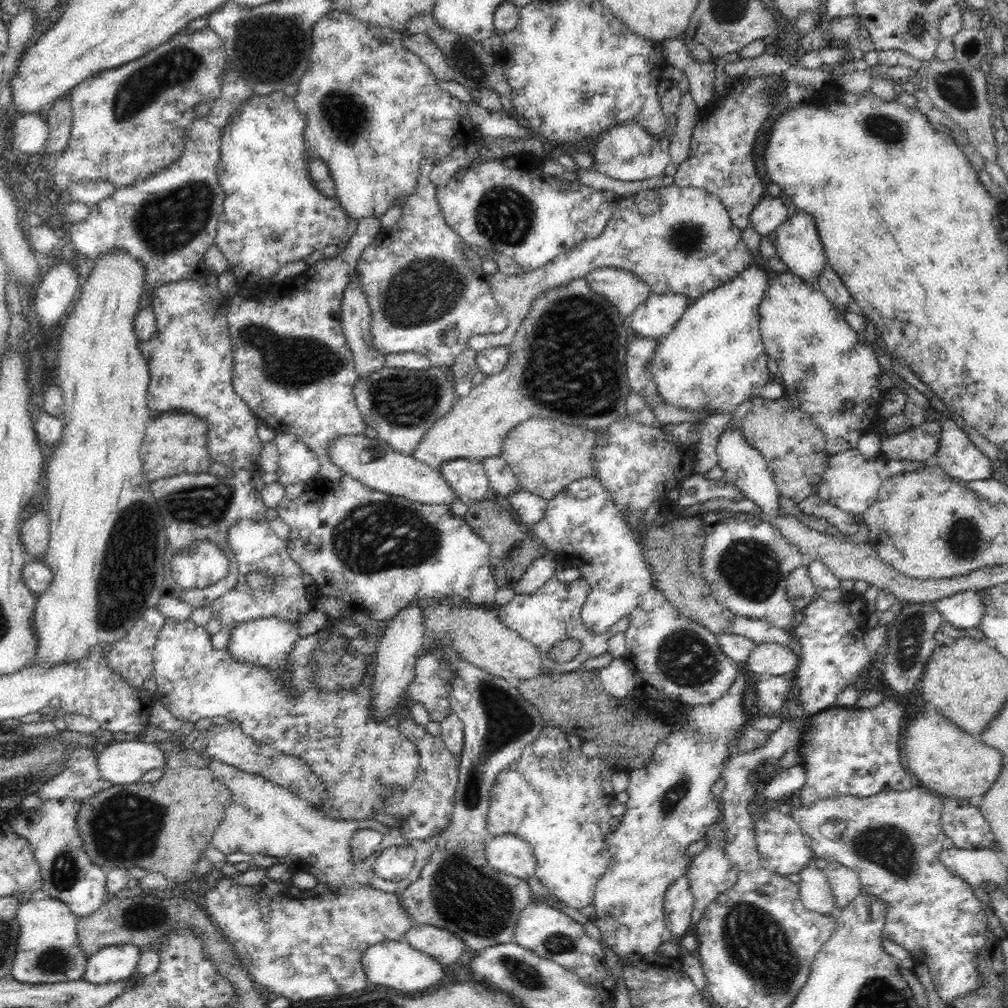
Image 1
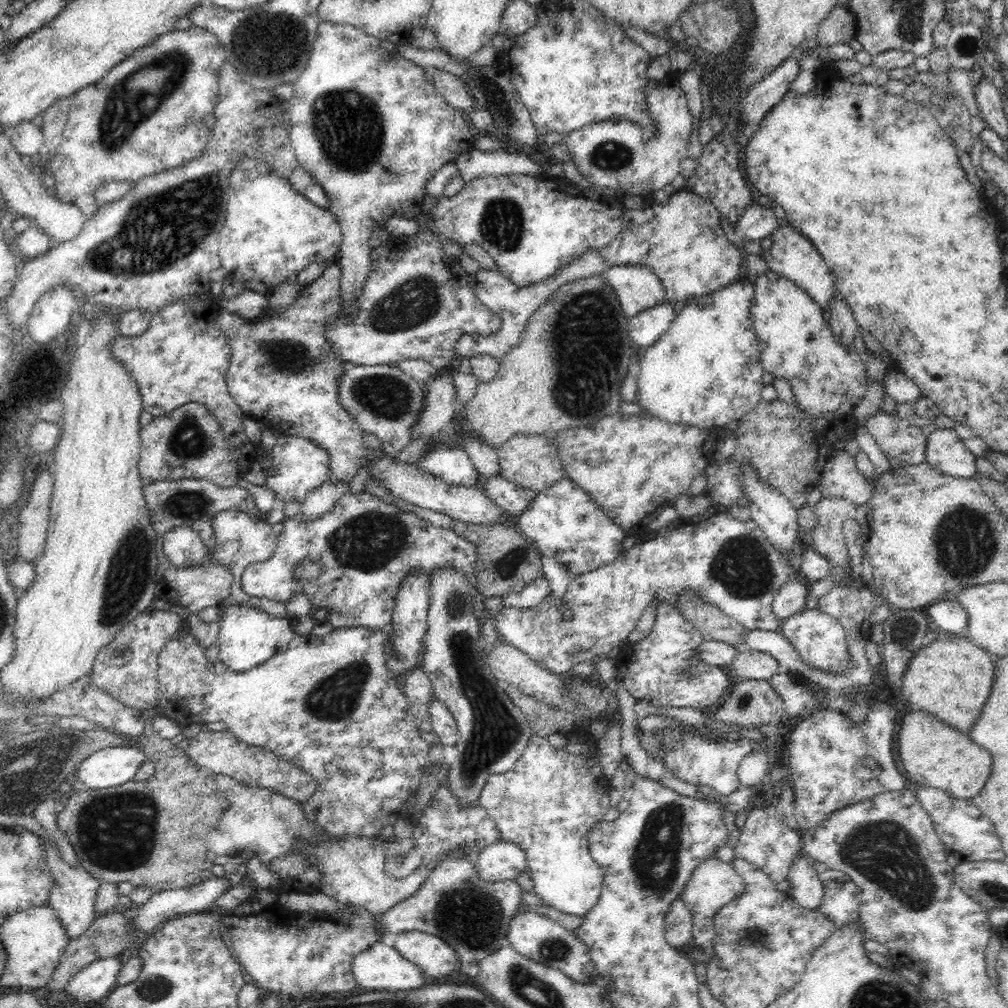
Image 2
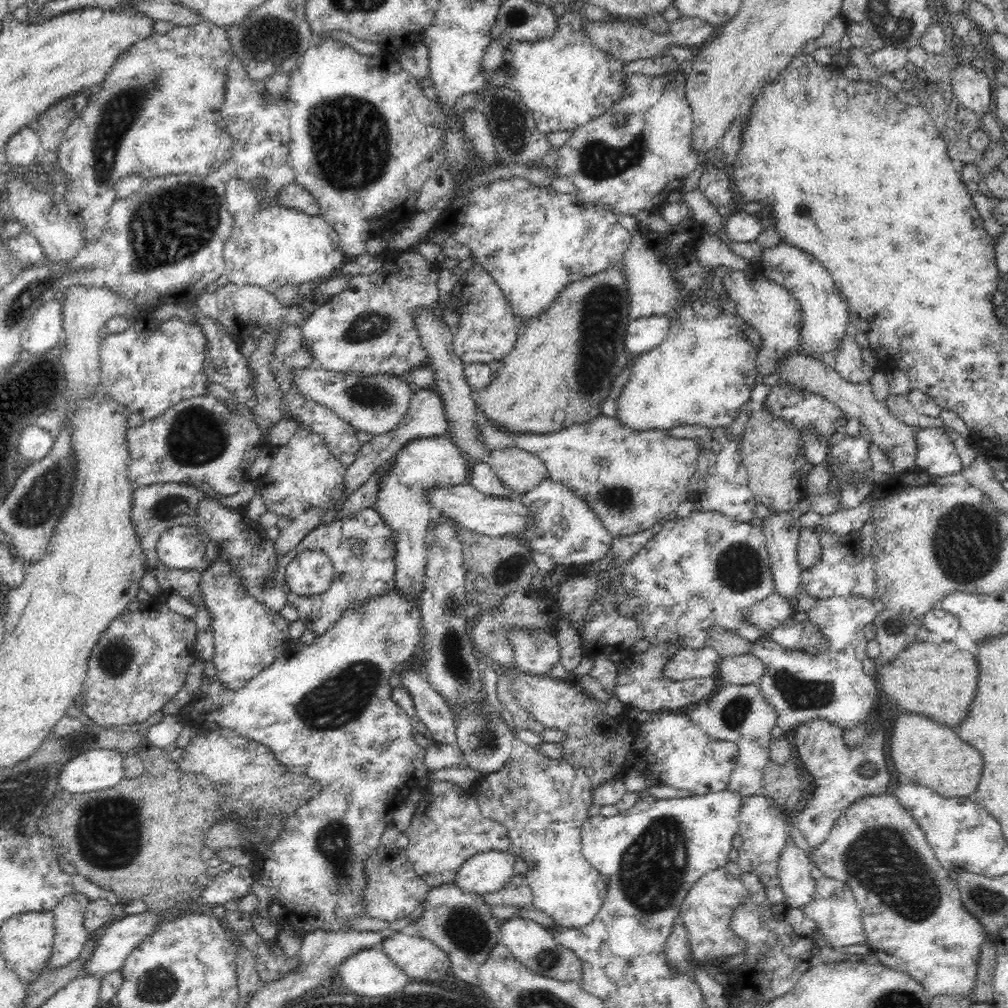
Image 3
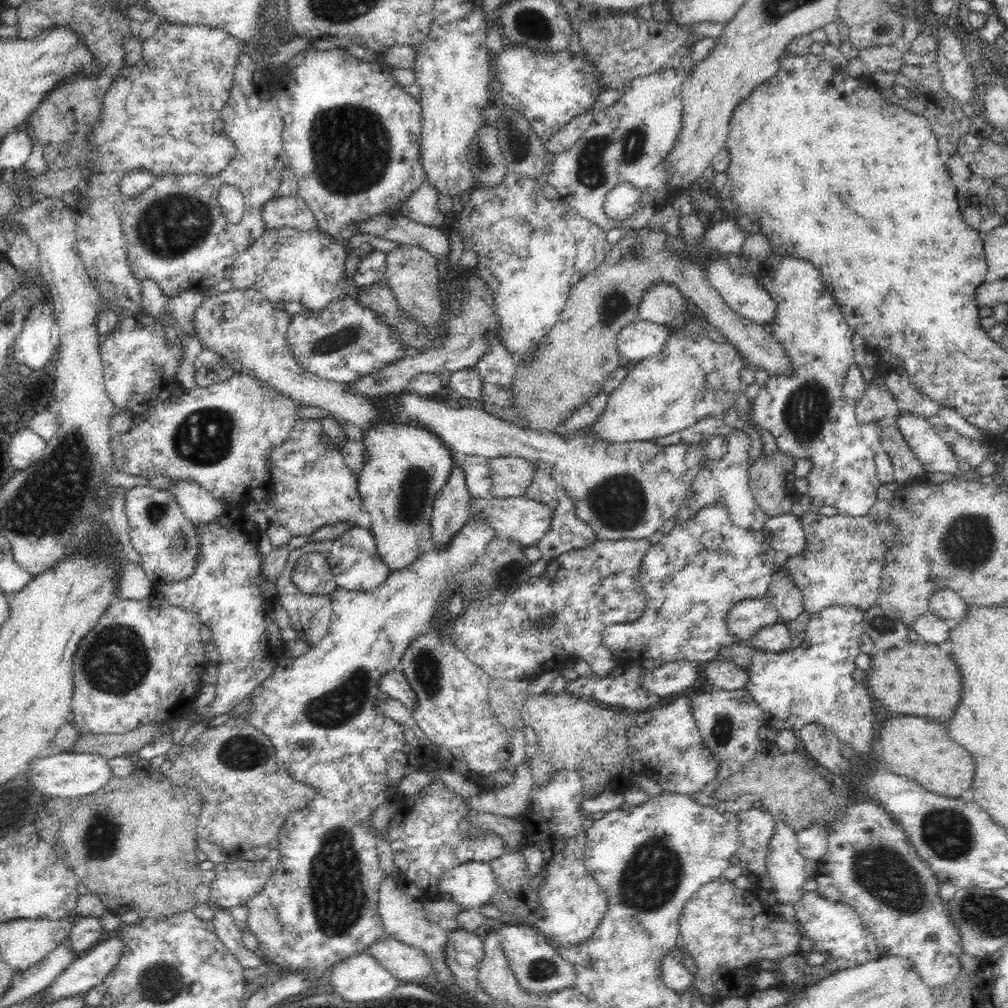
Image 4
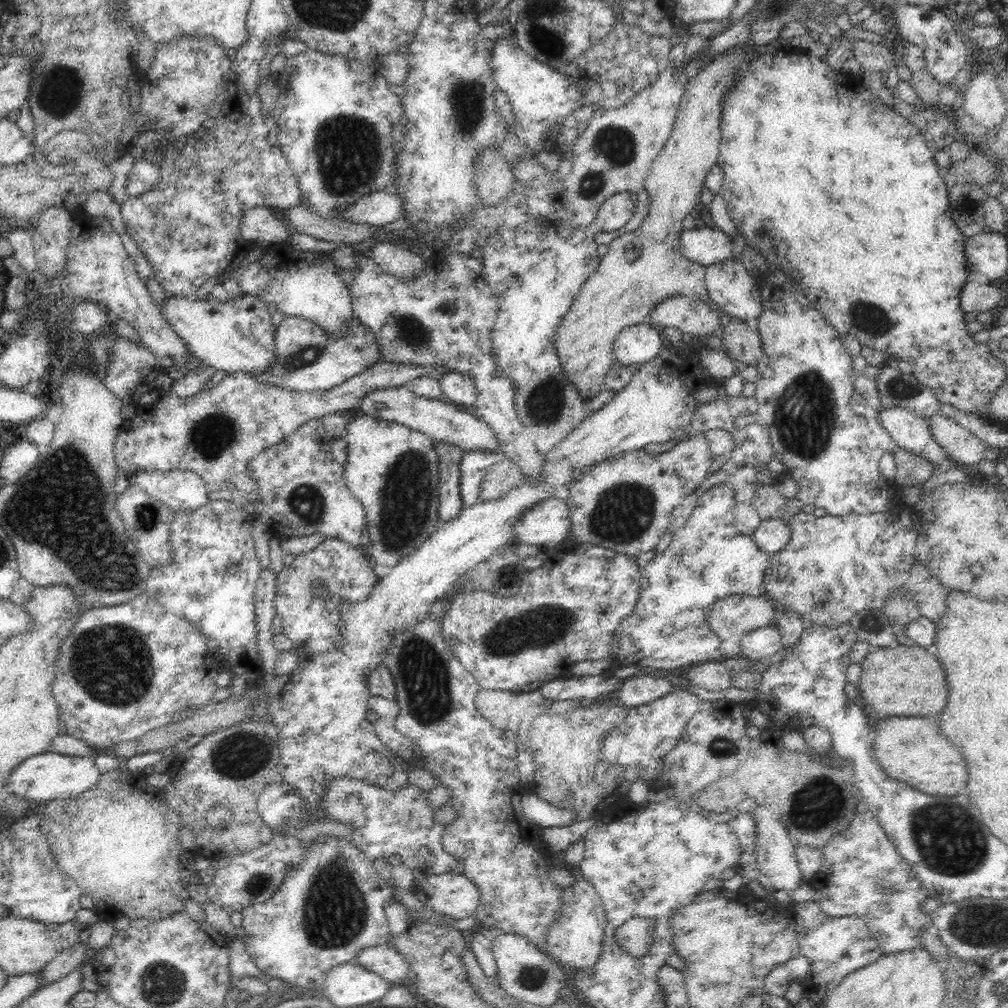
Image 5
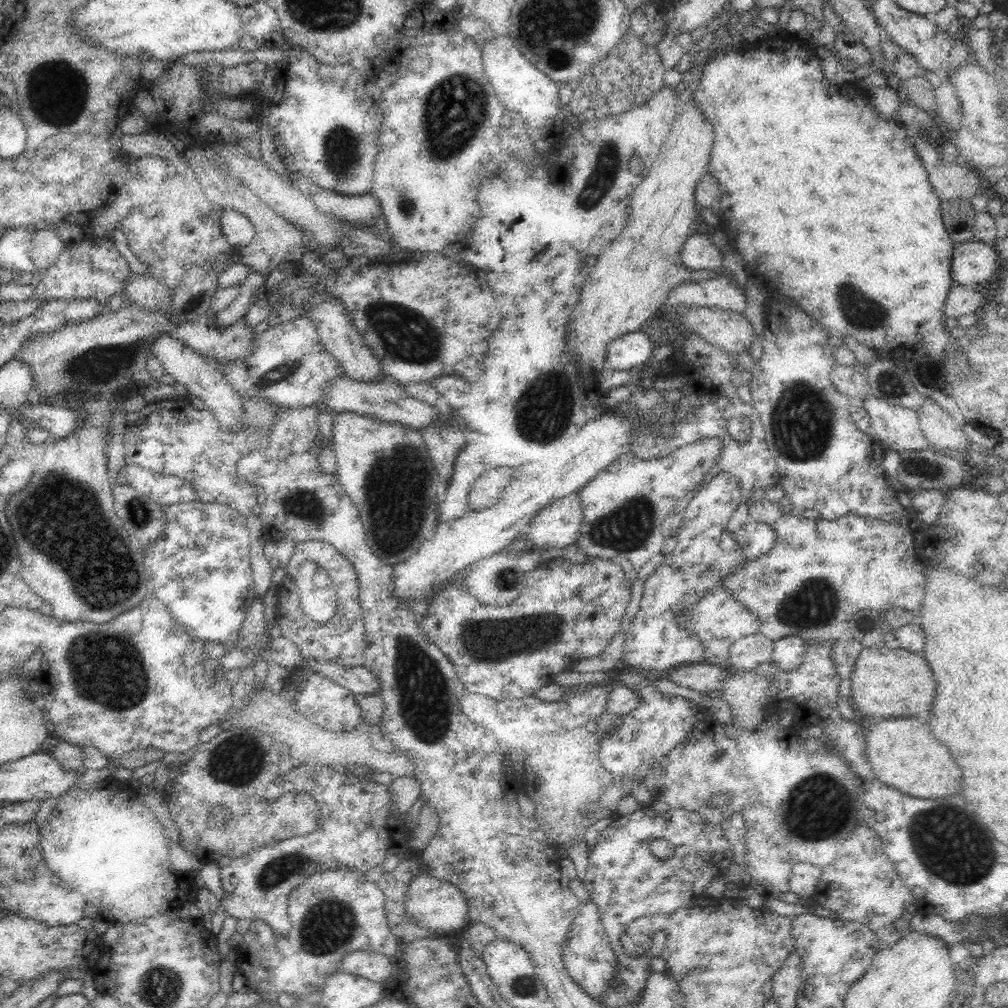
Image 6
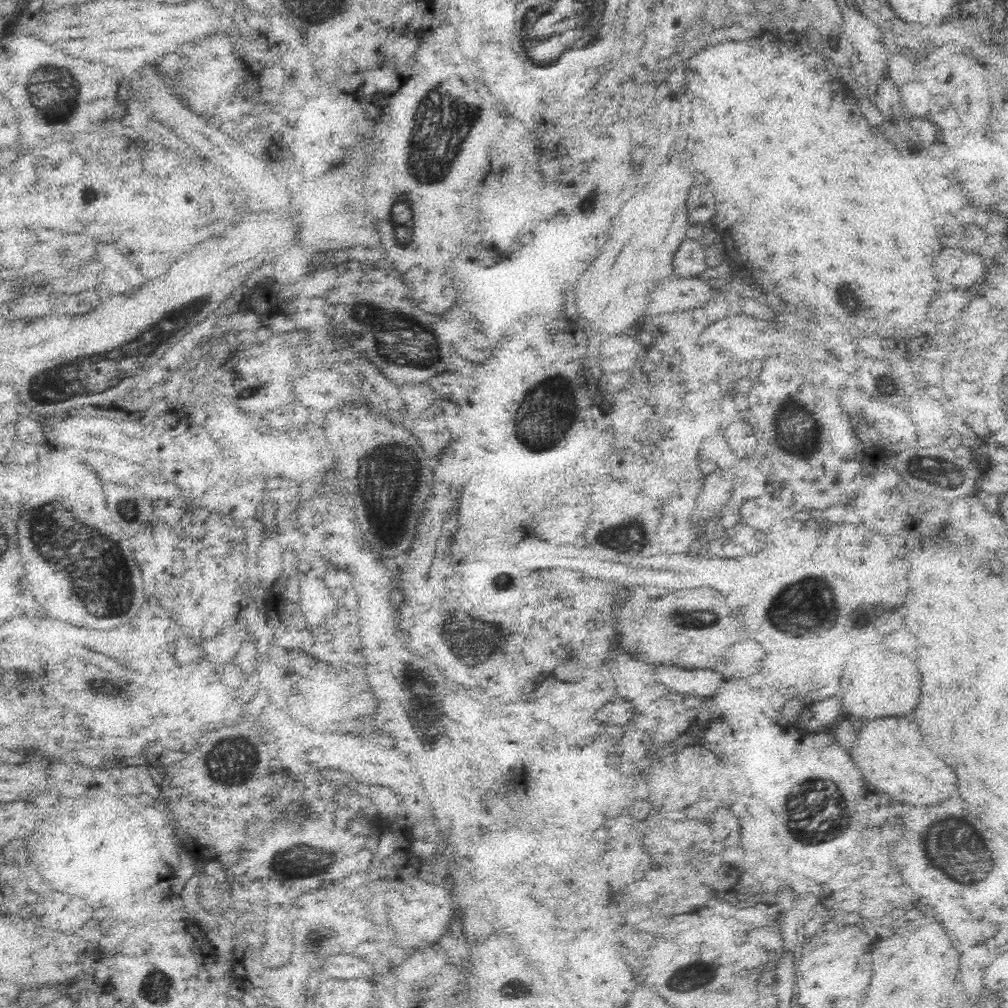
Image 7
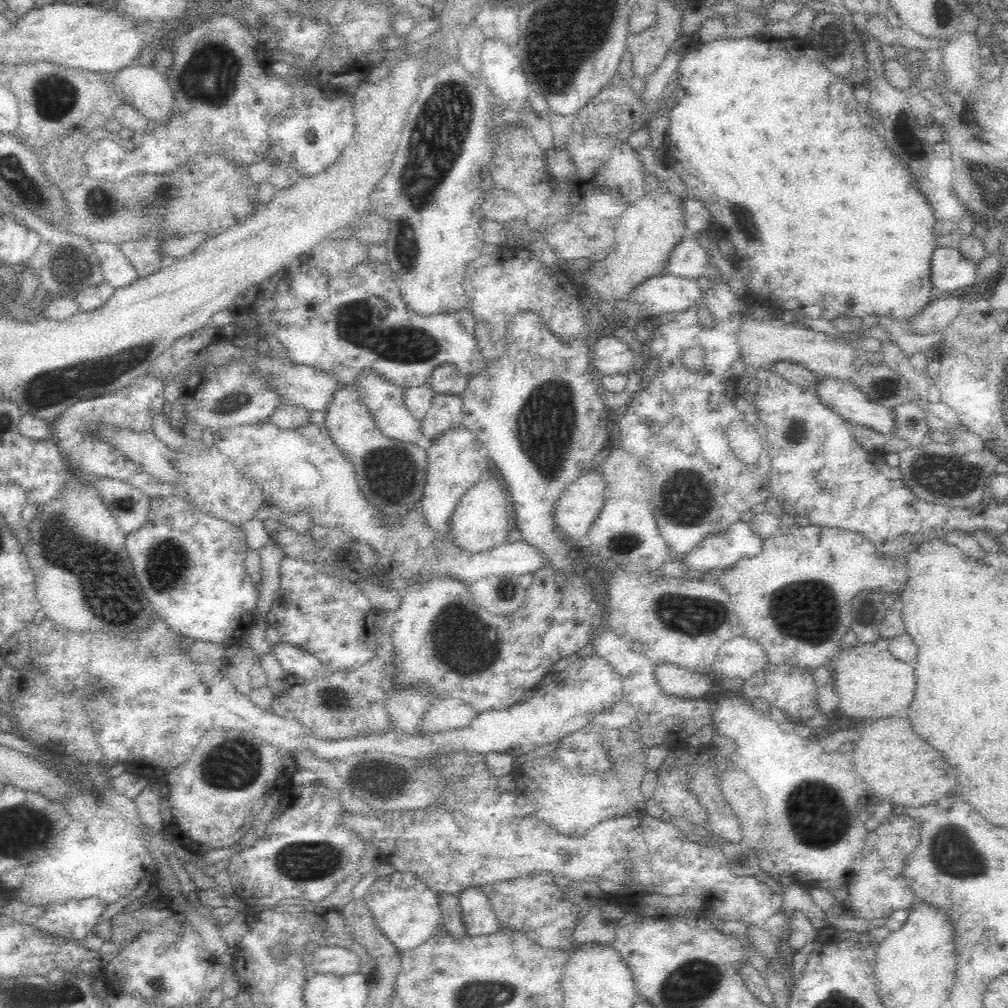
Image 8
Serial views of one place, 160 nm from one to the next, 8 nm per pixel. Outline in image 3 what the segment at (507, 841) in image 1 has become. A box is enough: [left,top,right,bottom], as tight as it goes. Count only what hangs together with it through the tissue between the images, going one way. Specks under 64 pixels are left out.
[455,850,515,894]

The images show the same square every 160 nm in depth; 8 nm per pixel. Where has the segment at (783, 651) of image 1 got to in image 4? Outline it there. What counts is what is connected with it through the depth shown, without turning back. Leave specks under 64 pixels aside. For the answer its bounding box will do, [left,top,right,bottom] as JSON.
[704,658,749,690]

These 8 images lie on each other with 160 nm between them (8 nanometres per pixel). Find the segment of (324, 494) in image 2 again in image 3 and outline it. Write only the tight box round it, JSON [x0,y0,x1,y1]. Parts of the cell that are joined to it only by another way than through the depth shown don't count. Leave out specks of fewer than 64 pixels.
[274,389,447,556]

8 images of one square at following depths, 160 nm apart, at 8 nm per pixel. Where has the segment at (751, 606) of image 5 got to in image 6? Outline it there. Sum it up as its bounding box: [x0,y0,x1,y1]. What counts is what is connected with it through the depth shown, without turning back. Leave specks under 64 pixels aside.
[680,588,760,667]

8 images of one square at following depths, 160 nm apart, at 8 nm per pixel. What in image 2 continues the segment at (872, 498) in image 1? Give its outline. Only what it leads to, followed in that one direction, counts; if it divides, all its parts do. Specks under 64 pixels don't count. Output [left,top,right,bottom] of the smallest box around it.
[818,450,877,507]

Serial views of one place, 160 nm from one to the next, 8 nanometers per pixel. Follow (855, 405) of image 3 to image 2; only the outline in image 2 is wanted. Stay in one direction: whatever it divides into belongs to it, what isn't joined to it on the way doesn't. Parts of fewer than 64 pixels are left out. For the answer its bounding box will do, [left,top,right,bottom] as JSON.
[865,409,927,470]

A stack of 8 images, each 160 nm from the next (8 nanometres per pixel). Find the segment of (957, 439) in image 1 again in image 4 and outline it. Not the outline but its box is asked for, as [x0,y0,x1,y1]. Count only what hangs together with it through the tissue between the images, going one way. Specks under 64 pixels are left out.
[893,413,960,477]

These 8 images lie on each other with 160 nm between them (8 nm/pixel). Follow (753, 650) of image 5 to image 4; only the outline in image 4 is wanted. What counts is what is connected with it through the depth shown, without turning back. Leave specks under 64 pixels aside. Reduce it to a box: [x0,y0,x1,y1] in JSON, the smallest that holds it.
[748,623,799,652]

